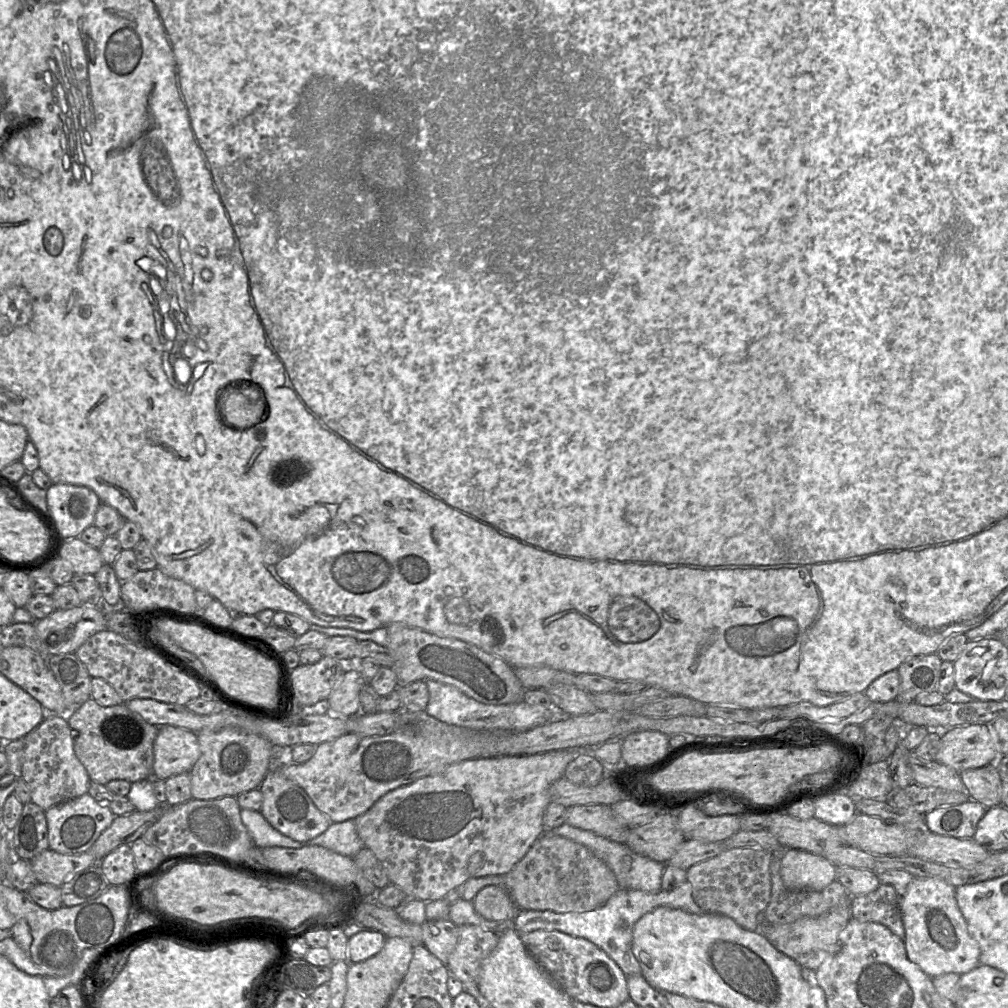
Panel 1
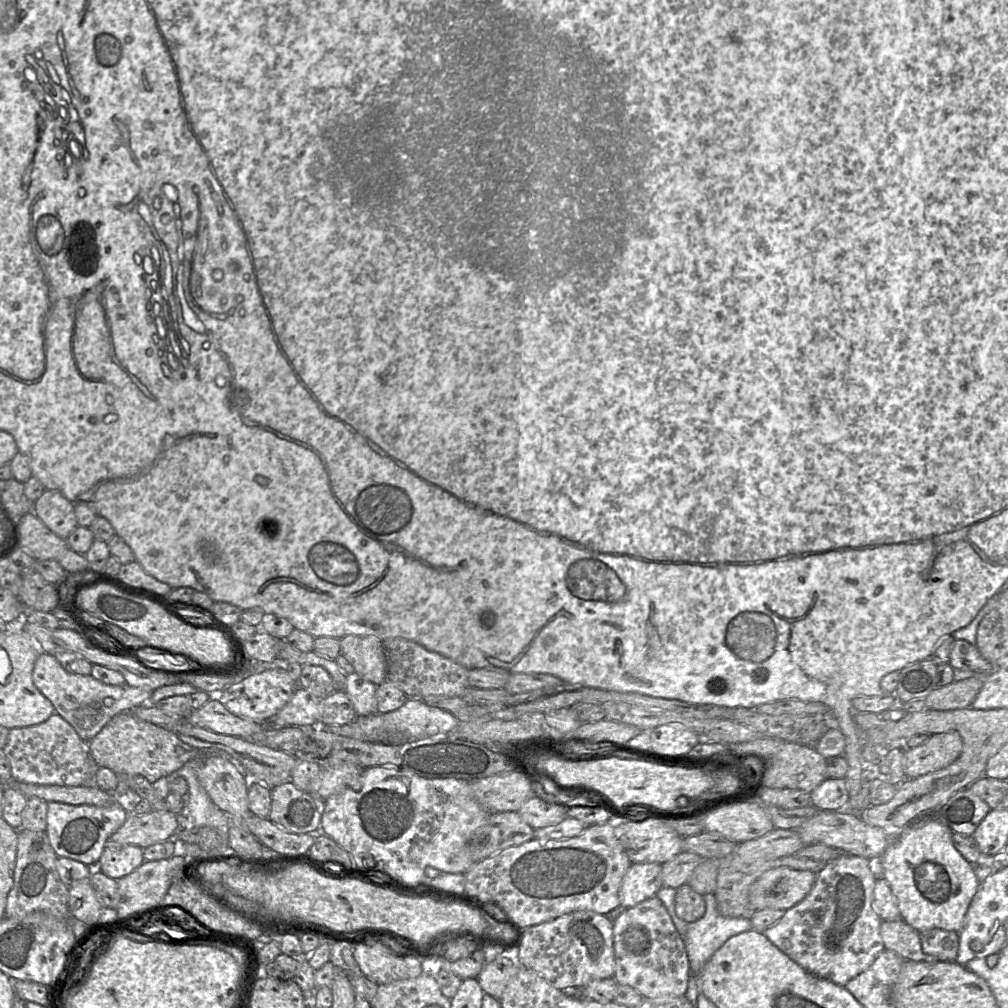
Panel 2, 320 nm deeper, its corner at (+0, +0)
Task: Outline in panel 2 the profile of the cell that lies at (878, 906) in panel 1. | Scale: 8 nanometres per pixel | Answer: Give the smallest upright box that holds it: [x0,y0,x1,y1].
[880,919,939,963]

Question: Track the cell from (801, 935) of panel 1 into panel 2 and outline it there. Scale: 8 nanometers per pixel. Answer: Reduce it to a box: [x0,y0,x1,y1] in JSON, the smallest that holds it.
[764,854,885,986]

